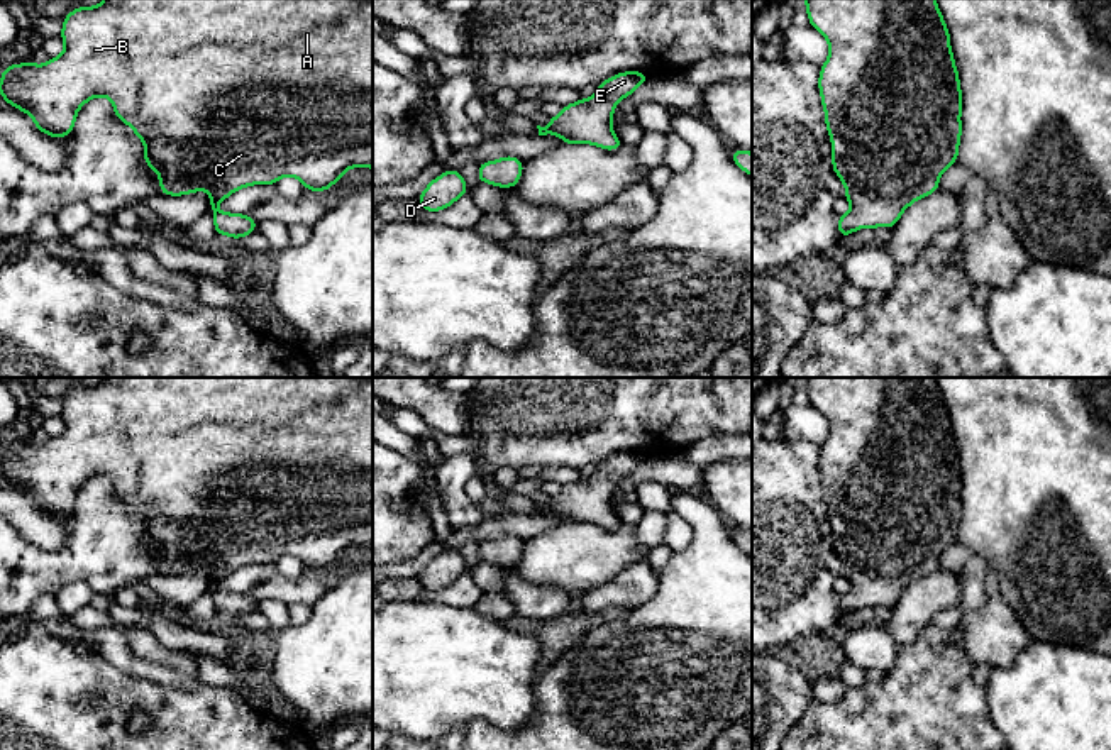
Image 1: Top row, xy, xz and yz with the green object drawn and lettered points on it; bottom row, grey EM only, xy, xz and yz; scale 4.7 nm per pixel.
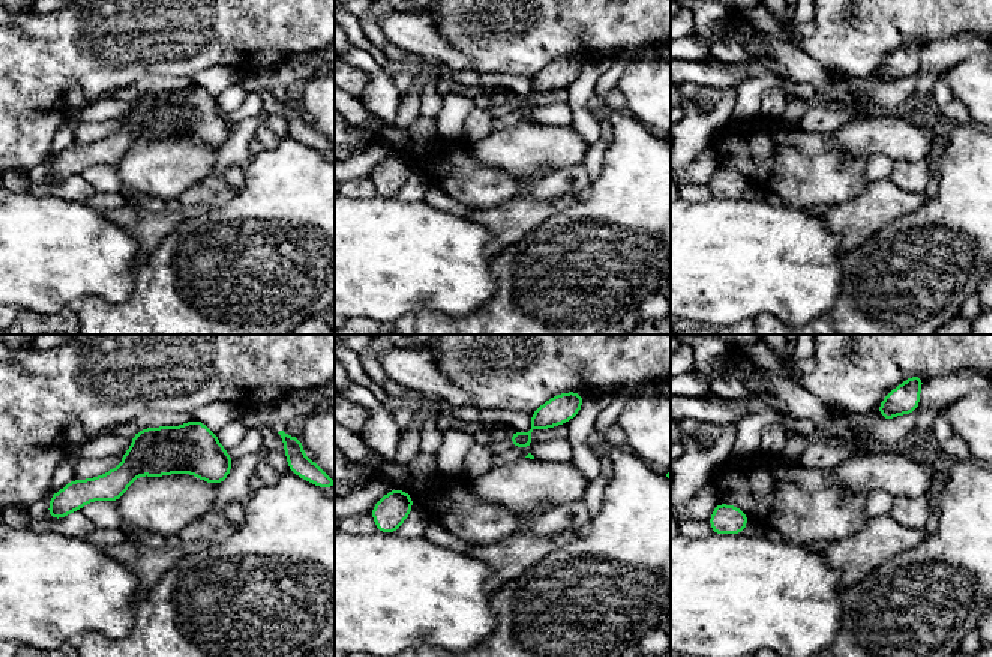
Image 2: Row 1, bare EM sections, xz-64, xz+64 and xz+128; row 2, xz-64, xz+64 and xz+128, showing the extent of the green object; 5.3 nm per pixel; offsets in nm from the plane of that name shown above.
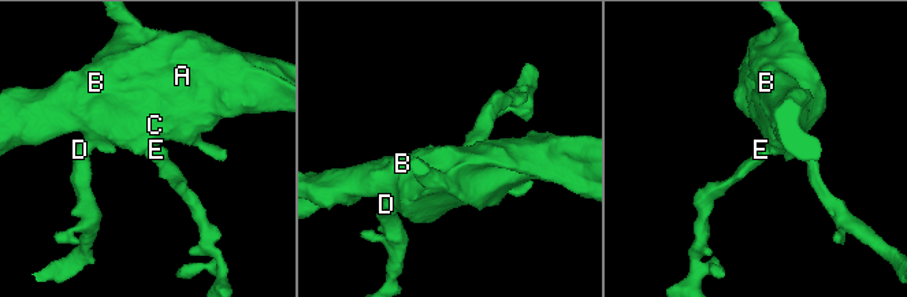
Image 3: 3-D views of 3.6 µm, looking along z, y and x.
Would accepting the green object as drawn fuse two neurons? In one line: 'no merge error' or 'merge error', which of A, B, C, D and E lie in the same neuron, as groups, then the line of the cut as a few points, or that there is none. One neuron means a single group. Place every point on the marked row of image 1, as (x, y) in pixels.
no merge error | A B C D E | no cut

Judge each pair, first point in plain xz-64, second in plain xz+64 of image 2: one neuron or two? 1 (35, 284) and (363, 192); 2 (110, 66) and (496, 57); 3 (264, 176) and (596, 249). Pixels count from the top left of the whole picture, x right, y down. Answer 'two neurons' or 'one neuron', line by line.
1: two neurons
2: one neuron
3: one neuron

